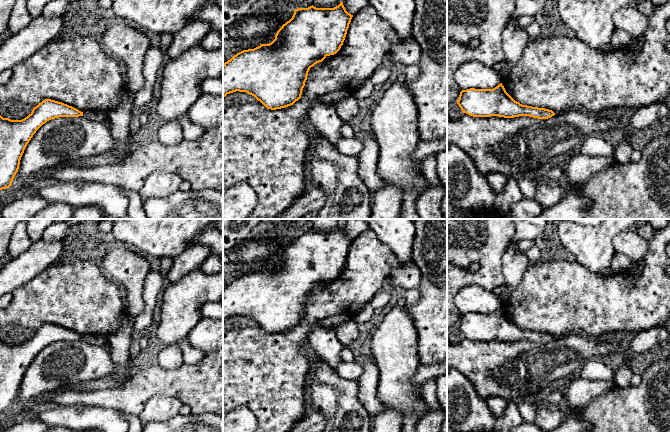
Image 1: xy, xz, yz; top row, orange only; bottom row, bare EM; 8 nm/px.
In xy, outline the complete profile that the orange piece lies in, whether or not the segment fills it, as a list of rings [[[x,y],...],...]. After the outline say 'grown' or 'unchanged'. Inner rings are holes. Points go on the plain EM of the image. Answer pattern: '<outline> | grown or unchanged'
[[[51,323],[43,324],[22,344],[0,339],[0,414],[12,409],[27,368],[43,348],[59,341],[79,340],[83,336]]] | unchanged

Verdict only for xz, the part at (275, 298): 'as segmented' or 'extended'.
as segmented

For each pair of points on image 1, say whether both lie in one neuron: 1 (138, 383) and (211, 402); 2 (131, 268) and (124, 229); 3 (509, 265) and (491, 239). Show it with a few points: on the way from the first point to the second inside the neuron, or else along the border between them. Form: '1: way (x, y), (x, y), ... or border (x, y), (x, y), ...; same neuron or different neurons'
1: way (156, 383), (193, 385); same neuron
2: border (121, 244), (125, 244), (130, 248); different neurons
3: border (510, 239), (502, 255), (503, 278); different neurons

